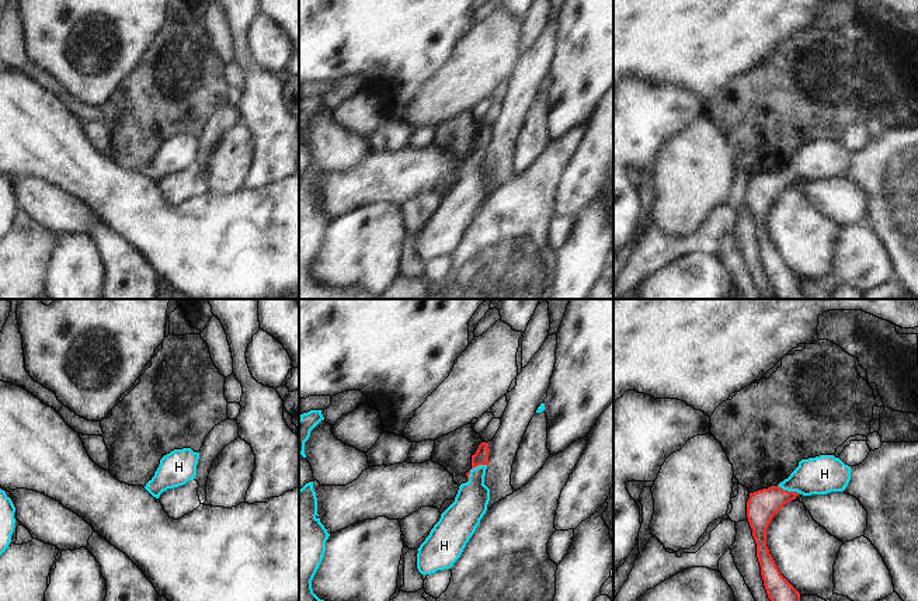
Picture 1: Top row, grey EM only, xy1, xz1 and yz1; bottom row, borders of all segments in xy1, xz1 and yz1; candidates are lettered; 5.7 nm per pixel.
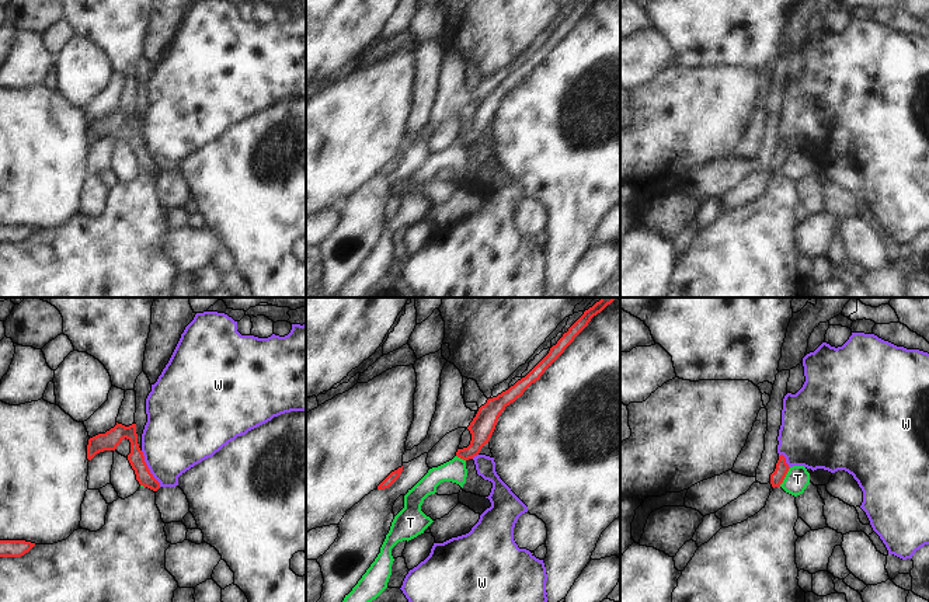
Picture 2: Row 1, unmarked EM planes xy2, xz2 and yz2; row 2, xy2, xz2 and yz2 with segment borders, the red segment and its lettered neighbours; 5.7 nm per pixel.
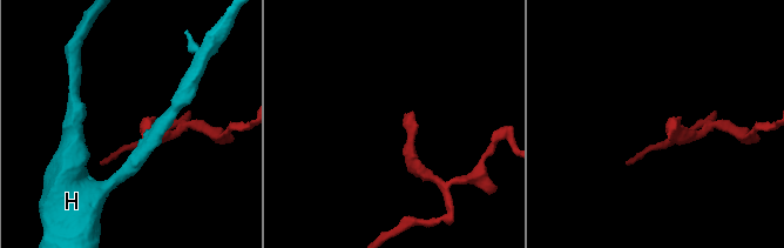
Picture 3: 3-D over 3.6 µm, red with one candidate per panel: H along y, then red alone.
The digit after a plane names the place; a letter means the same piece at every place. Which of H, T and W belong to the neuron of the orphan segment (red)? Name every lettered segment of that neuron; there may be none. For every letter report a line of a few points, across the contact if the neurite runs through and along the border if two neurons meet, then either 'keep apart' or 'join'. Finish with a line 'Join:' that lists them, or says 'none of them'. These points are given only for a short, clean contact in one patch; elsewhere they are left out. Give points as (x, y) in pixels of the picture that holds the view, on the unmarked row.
H: line xz1 (482, 139), (472, 153), (473, 181), (470, 188); join
T: line yz2 (790, 153), (779, 171); keep apart
W: line xy2 (141, 136), (149, 157), (160, 171); keep apart
Join: H

